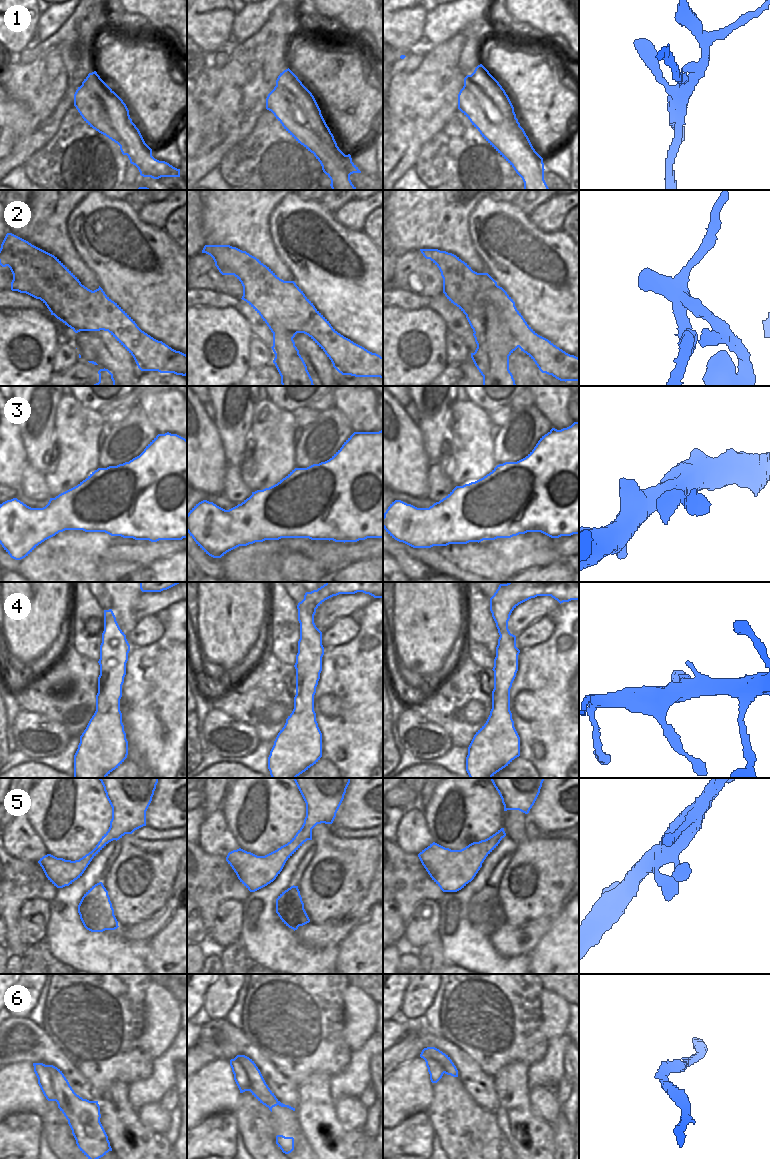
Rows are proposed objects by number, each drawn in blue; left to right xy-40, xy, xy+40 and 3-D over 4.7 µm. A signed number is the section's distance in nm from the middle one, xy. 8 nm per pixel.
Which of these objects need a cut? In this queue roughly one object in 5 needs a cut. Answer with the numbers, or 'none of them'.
1, 2

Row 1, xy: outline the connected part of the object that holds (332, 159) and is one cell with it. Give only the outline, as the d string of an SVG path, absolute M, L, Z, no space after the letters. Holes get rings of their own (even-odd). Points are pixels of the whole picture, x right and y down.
M271 91L266 98L266 109L271 111L276 119L282 124L284 129L308 151L314 154L320 162L323 172L331 180L332 190L357 190L350 180L350 174L346 170L346 155L339 149L337 145L329 145L325 143L307 123L302 123L302 114L298 107L291 103L279 91Z

